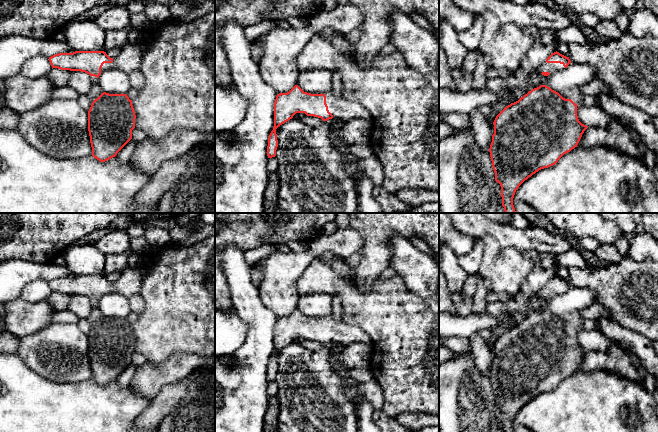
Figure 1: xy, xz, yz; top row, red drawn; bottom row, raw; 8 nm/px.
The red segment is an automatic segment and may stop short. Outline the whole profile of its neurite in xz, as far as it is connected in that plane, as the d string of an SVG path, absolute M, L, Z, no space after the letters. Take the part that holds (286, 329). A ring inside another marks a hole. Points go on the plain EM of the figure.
M295 309L289 316L277 318L274 327L274 351L268 362L268 382L276 380L278 364L276 353L293 342L296 337L329 343L341 343L347 346L354 342L372 343L368 334L356 325L335 321L332 316L311 318Z

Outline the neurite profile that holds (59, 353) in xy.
M52 323L35 334L20 338L16 354L29 369L52 382L72 384L92 379L88 336L77 324Z

